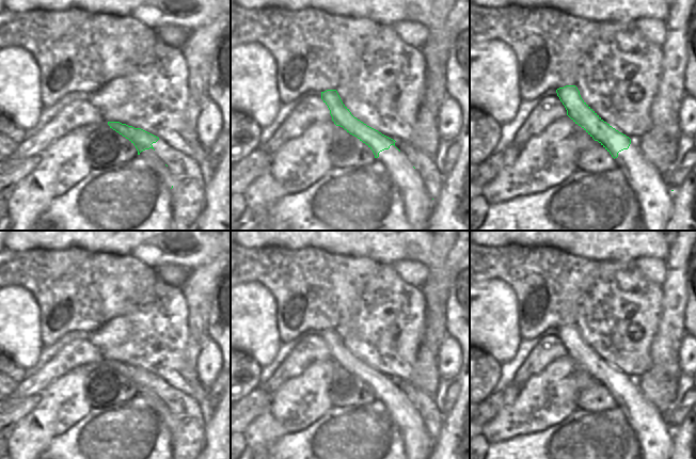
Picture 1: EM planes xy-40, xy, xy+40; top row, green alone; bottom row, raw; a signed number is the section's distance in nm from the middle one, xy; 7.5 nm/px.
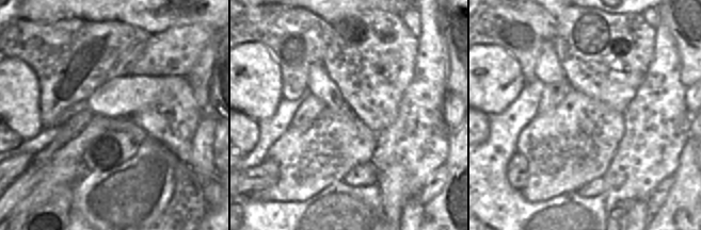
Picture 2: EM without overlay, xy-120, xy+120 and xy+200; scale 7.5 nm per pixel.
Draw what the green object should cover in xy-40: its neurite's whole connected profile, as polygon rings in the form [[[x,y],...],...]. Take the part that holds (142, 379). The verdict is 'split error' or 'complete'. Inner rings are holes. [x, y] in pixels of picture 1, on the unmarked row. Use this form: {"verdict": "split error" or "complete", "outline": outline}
{"verdict": "split error", "outline": [[[108,361],[108,364],[136,385],[138,394],[146,400],[169,429],[173,427],[173,414],[168,405],[154,391],[155,389],[152,384],[159,379],[158,376],[141,367],[135,367],[120,361]]]}

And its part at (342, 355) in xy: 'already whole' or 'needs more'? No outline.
needs more

